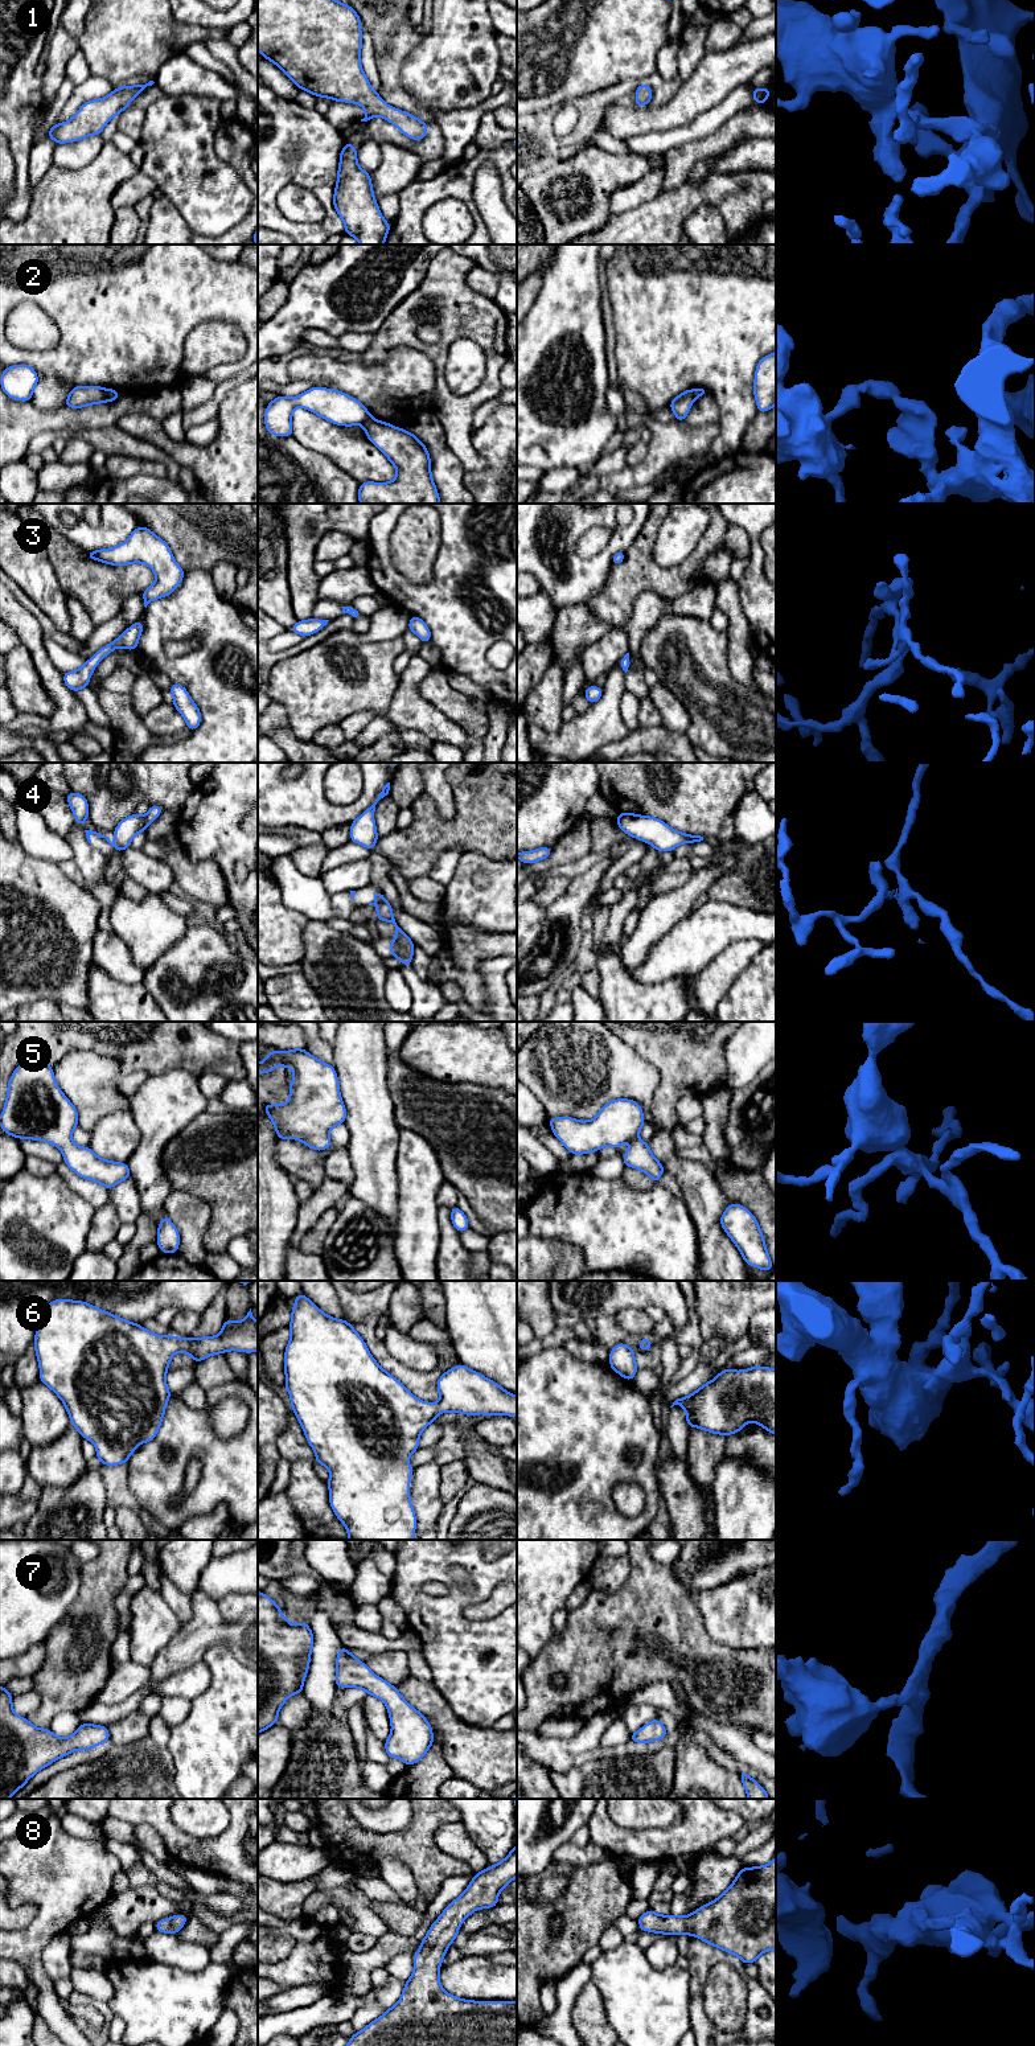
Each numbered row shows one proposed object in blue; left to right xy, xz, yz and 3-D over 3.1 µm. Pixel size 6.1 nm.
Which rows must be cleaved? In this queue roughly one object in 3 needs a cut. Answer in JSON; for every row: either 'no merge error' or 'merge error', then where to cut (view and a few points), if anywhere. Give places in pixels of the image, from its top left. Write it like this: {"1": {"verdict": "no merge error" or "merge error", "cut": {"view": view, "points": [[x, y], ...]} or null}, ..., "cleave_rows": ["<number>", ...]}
{"1": {"verdict": "no merge error", "cut": null}, "2": {"verdict": "merge error", "cut": {"view": "xy", "points": [[106, 390], [114, 399]]}}, "3": {"verdict": "no merge error", "cut": null}, "4": {"verdict": "merge error", "cut": {"view": "xz", "points": [[385, 900], [376, 903]]}}, "5": {"verdict": "no merge error", "cut": null}, "6": {"verdict": "no merge error", "cut": null}, "7": {"verdict": "no merge error", "cut": null}, "8": {"verdict": "no merge error", "cut": null}, "cleave_rows": ["2", "4"]}

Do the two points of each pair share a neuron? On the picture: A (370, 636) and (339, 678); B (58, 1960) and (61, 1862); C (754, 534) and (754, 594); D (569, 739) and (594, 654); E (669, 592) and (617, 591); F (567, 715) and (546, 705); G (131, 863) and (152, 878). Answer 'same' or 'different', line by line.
A: different
B: different
C: same
D: different
E: same
F: different
G: same

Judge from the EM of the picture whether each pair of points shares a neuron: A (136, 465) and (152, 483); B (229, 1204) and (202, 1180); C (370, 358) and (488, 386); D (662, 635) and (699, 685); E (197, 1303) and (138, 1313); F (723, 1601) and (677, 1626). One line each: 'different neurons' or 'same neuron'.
A: different neurons
B: same neuron
C: same neuron
D: same neuron
E: same neuron
F: different neurons

